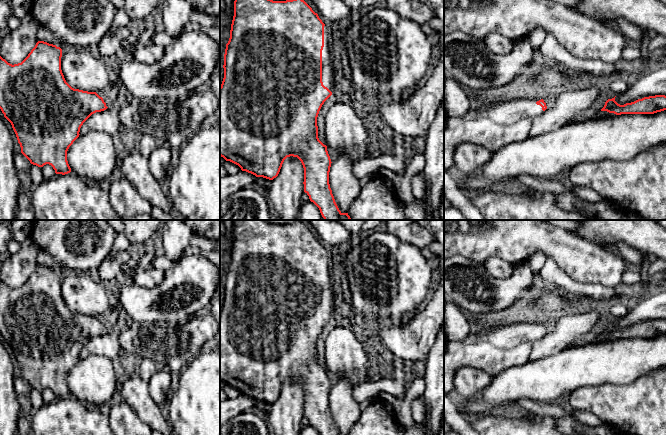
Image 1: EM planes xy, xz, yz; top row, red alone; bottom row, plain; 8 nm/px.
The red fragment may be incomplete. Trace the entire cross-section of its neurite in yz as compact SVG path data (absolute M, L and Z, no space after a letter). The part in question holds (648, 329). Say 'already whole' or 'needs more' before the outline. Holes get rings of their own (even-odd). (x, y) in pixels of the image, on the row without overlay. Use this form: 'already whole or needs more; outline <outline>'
already whole; outline M655 319L638 323L631 327L620 329L615 321L605 326L601 335L607 335L616 339L621 338L654 338L666 334L666 320Z

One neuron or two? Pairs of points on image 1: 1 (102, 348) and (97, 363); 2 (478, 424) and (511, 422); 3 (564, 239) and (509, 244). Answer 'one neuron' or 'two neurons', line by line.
1: two neurons
2: one neuron
3: one neuron

